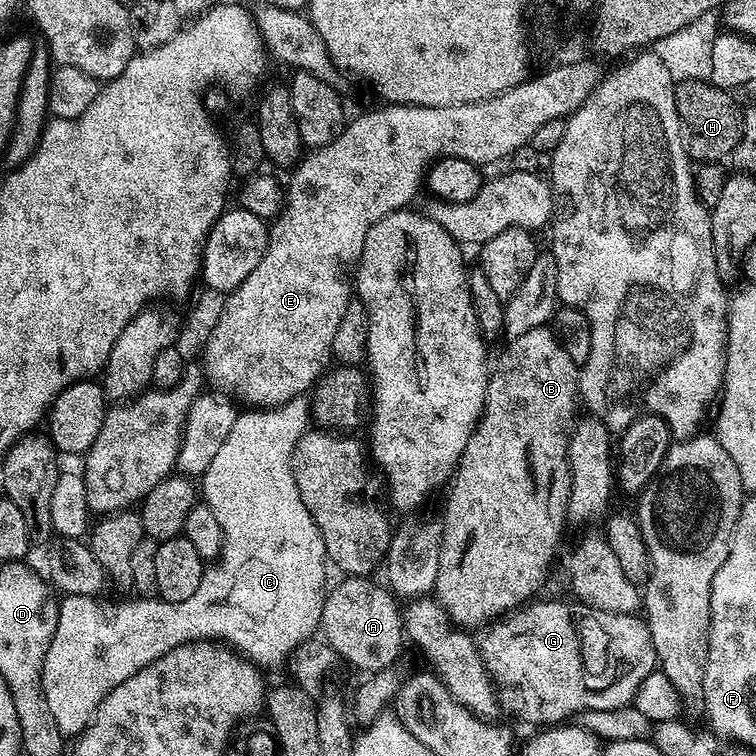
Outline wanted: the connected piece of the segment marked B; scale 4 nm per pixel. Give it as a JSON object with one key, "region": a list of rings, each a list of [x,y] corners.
{"region":[[[551,327],[526,330],[526,334],[518,334],[507,341],[504,353],[495,357],[494,367],[488,378],[484,413],[476,423],[476,429],[466,442],[466,450],[462,450],[456,470],[447,485],[448,497],[444,500],[444,520],[440,530],[440,553],[438,554],[438,576],[434,589],[435,599],[440,601],[445,615],[461,630],[483,629],[493,622],[499,621],[505,614],[519,609],[529,603],[537,595],[536,591],[544,584],[548,571],[552,568],[552,559],[556,556],[556,547],[560,544],[560,535],[564,532],[564,524],[568,520],[568,495],[572,481],[572,468],[568,464],[568,437],[574,428],[576,404],[578,408],[578,365],[572,361],[570,354],[556,339],[556,333]]]}

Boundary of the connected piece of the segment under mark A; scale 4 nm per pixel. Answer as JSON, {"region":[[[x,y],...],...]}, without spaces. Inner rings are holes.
{"region":[[[345,575],[342,580],[333,588],[331,585],[324,597],[319,627],[322,636],[324,632],[323,639],[343,661],[361,668],[364,674],[393,667],[406,645],[402,608],[397,597],[383,583],[375,584],[372,578]]]}

